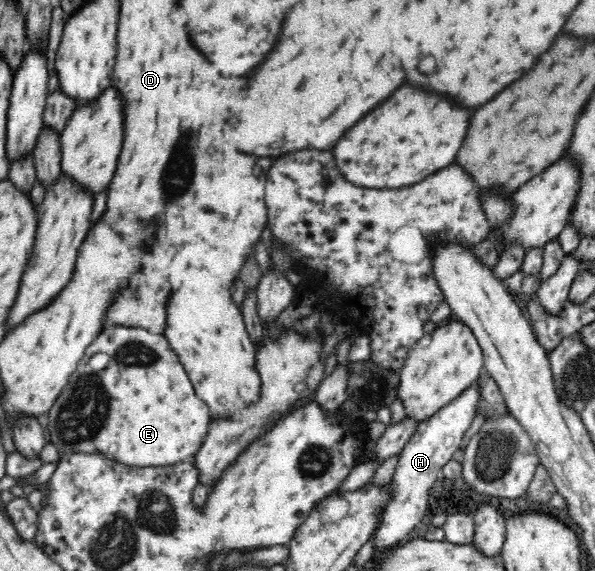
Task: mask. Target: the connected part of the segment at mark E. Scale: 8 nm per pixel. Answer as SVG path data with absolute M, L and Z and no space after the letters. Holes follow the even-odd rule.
M113 325L87 346L79 360L77 371L73 372L47 417L47 431L50 443L65 453L100 453L107 459L115 459L131 467L165 467L193 457L203 445L209 431L207 405L197 397L183 365L169 347L163 335L153 335L143 329ZM95 353L107 353L109 365L103 371L93 371L89 359Z

